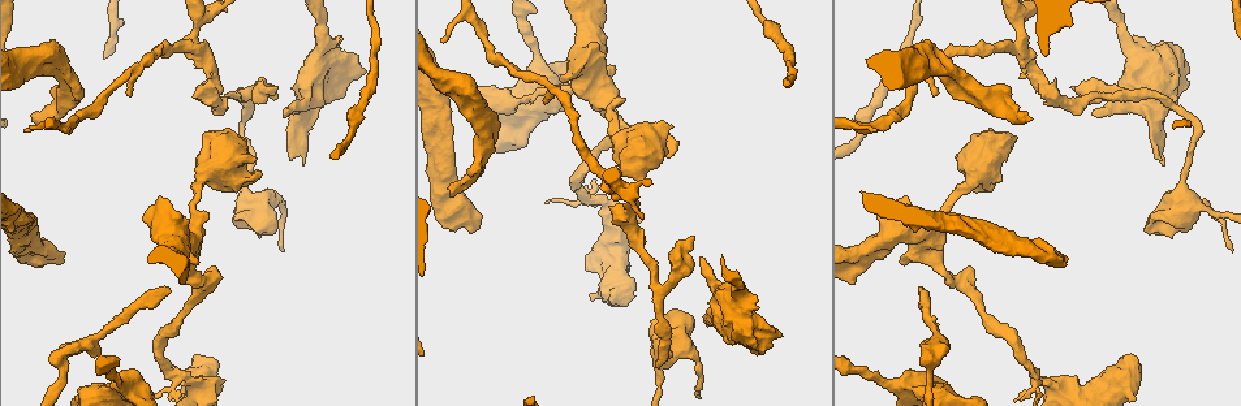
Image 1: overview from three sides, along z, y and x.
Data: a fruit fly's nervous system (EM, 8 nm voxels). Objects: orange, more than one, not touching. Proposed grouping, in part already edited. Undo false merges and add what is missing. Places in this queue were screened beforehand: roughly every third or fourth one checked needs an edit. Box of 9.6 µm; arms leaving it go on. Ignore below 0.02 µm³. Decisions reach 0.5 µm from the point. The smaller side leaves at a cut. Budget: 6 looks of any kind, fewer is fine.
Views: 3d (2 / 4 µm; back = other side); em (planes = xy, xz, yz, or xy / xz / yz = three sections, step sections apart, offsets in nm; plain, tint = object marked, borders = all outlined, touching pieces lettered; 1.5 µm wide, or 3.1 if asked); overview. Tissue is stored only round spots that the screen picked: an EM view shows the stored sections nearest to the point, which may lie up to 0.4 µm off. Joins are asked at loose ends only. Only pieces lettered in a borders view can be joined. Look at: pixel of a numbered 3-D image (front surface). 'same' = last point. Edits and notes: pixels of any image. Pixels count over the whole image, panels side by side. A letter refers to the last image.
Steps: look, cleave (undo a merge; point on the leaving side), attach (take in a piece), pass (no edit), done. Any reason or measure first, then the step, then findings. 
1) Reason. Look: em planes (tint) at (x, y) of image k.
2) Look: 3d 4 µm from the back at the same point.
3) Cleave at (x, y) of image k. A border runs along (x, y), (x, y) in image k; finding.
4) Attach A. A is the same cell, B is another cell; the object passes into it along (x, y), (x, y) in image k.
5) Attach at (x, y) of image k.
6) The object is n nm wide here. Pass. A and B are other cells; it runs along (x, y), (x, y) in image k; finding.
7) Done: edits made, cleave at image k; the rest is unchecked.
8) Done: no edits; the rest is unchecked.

Sharp bend. Look: 3d 2 µm at (960, 283) of image 1.

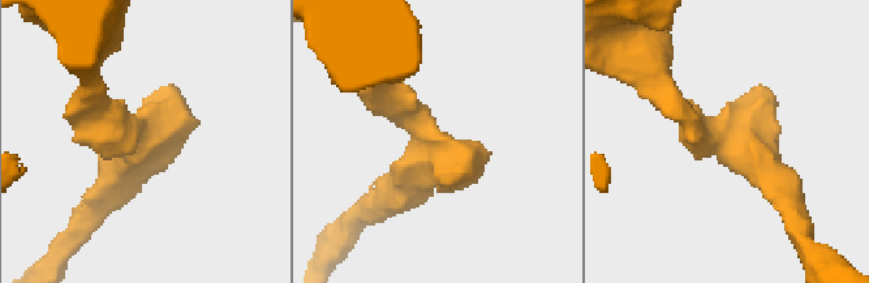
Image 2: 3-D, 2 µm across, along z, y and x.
Now the EM. Look: em xz step 8 (tint) at (132, 140) of image 2.

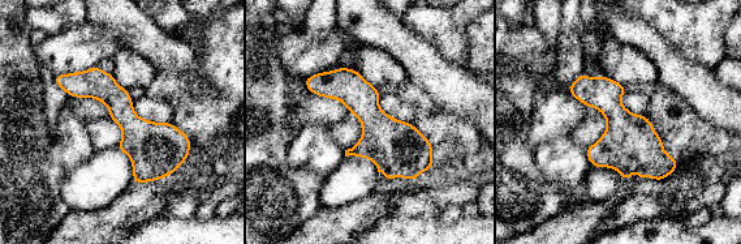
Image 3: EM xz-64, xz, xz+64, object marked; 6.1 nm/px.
Another direction. Look: em planes (borders) at the same point.

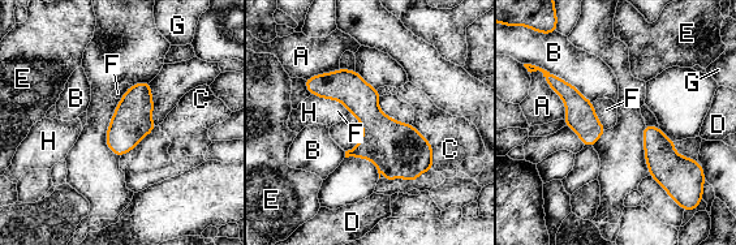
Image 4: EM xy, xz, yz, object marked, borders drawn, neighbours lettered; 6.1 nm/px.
The object is 240 nm wide here. Pass. A, B, C, D, E, F, G and H are other cells; it runs along (308, 82), (340, 85), (429, 167) in image 4; continuous, no second cell.

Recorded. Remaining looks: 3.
Branch stops here. Look: 3d 2 µm from the back at (148, 211) of image 1.

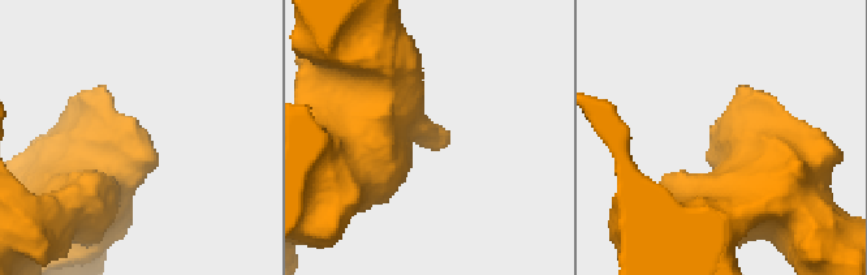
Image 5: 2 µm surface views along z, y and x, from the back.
Look: em planes (borders) at (710, 129) of image 5.

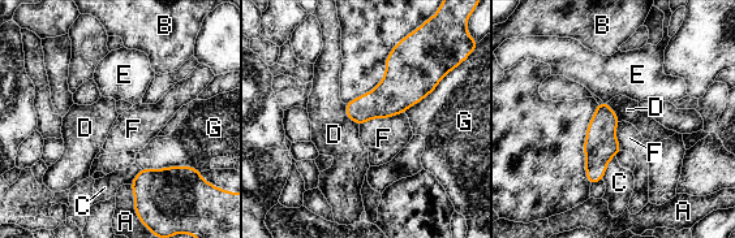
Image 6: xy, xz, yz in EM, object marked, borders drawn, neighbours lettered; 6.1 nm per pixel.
The longest contact is with G, 280 nm. Pass. A, B, C, D, E, F and G are other cells; a border runs along (344, 104), (344, 112), (359, 126) in image 6; no lettered piece goes on from it.

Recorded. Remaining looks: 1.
Done: no edits; the rest is unchecked.

